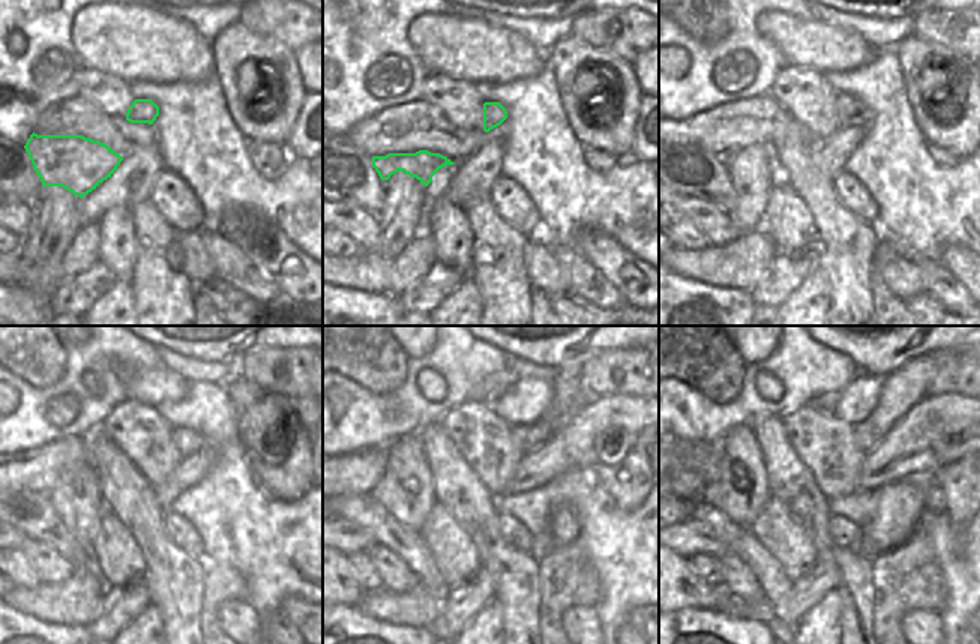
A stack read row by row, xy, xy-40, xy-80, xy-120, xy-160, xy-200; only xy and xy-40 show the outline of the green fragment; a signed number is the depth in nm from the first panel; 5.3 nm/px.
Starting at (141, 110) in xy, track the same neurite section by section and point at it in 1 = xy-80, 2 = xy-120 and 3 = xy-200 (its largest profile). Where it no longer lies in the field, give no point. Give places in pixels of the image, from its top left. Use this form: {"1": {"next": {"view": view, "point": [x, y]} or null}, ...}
{"1": {"next": {"view": "xy-80", "point": [850, 110]}}, "2": {"next": {"view": "xy-120", "point": [186, 440]}}, "3": {"next": {"view": "xy-200", "point": [907, 386]}}}

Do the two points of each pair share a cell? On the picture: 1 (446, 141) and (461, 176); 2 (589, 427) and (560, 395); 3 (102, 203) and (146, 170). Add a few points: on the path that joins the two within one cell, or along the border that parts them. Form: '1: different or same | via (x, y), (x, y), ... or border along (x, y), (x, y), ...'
1: different | border along (485, 143), (455, 164)
2: different | border along (583, 403), (550, 436)
3: same | via (113, 192), (122, 189), (135, 176)

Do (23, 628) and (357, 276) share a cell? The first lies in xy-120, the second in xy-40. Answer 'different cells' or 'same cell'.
different cells

